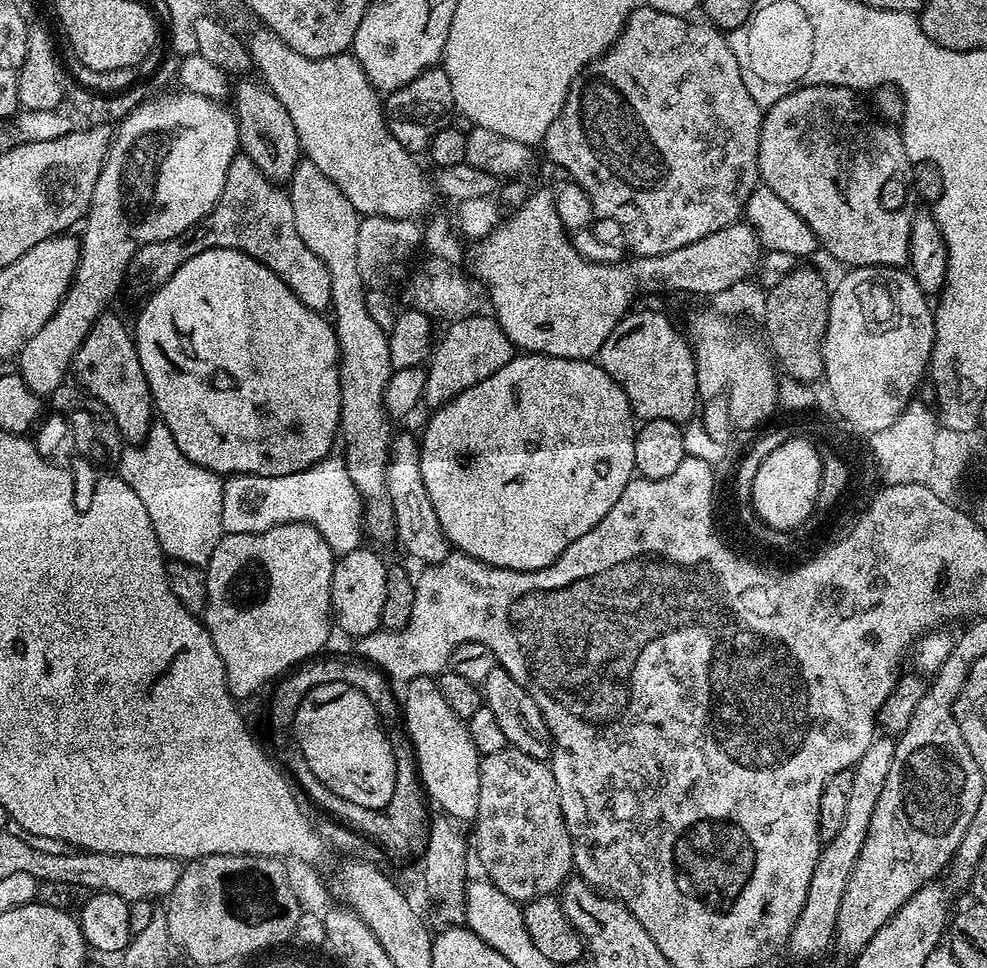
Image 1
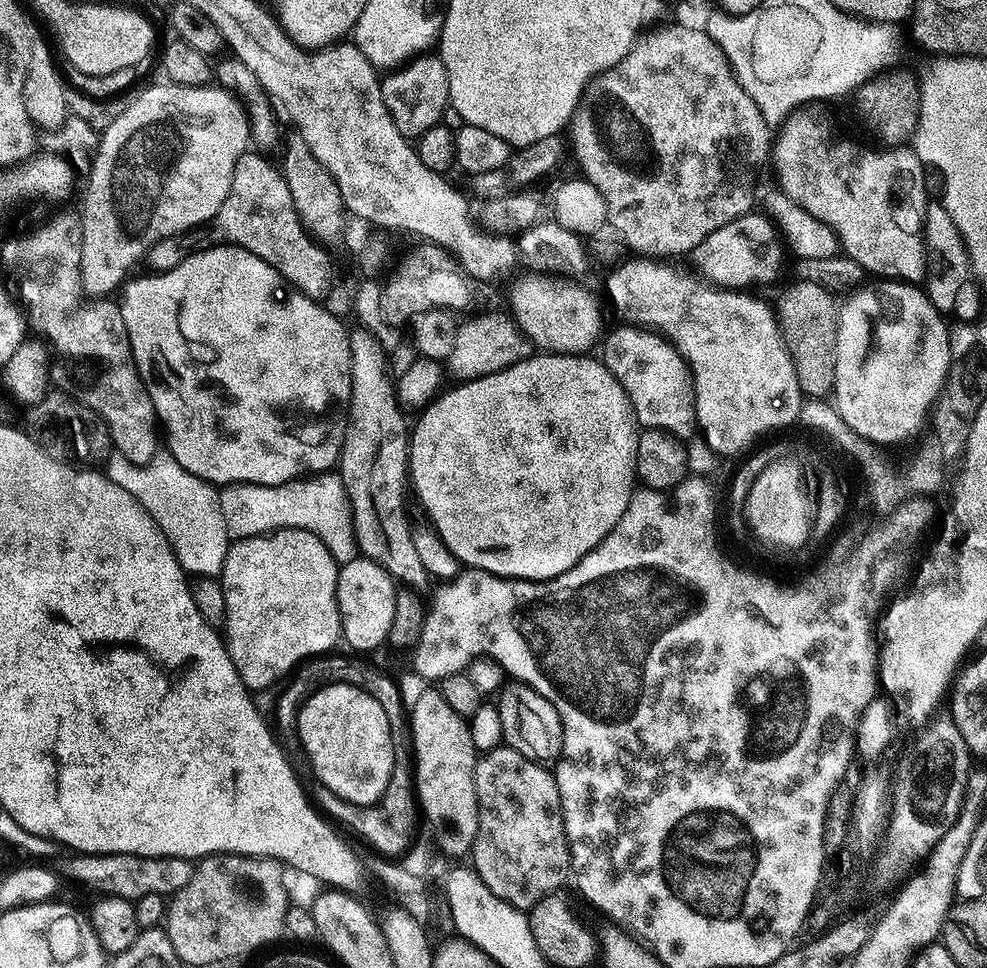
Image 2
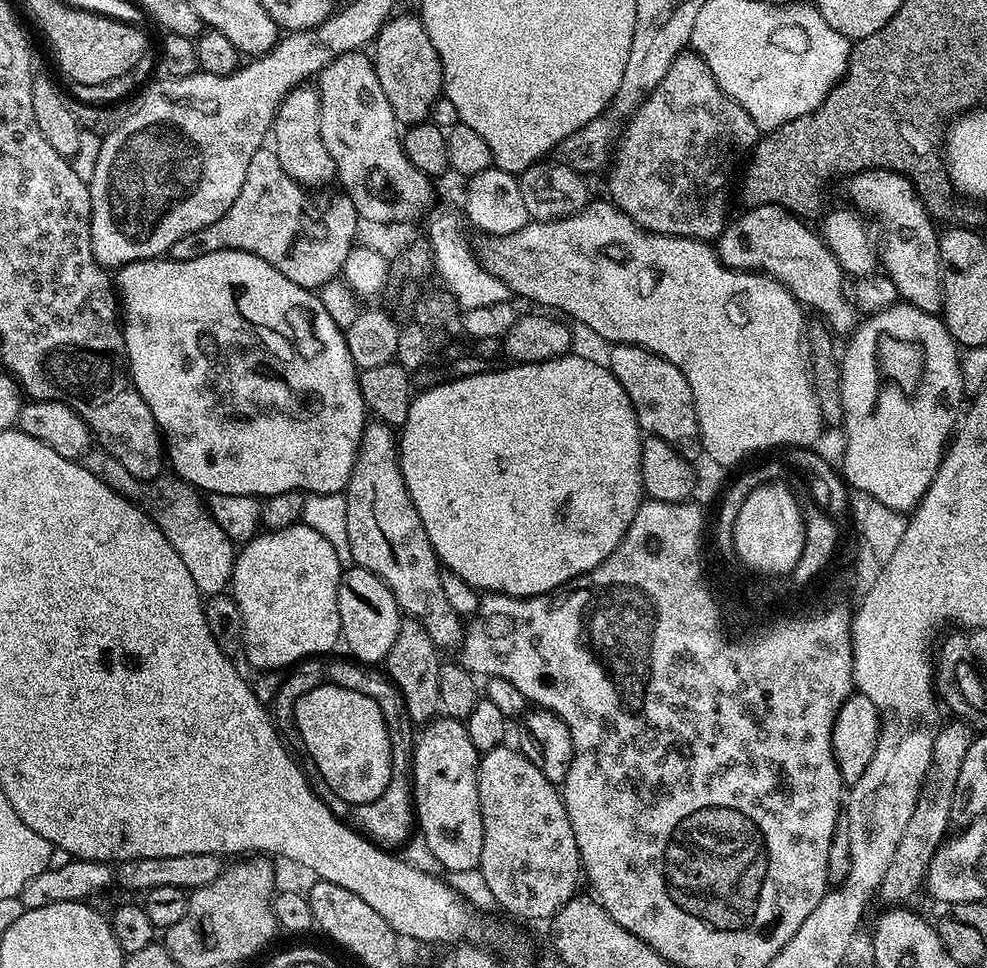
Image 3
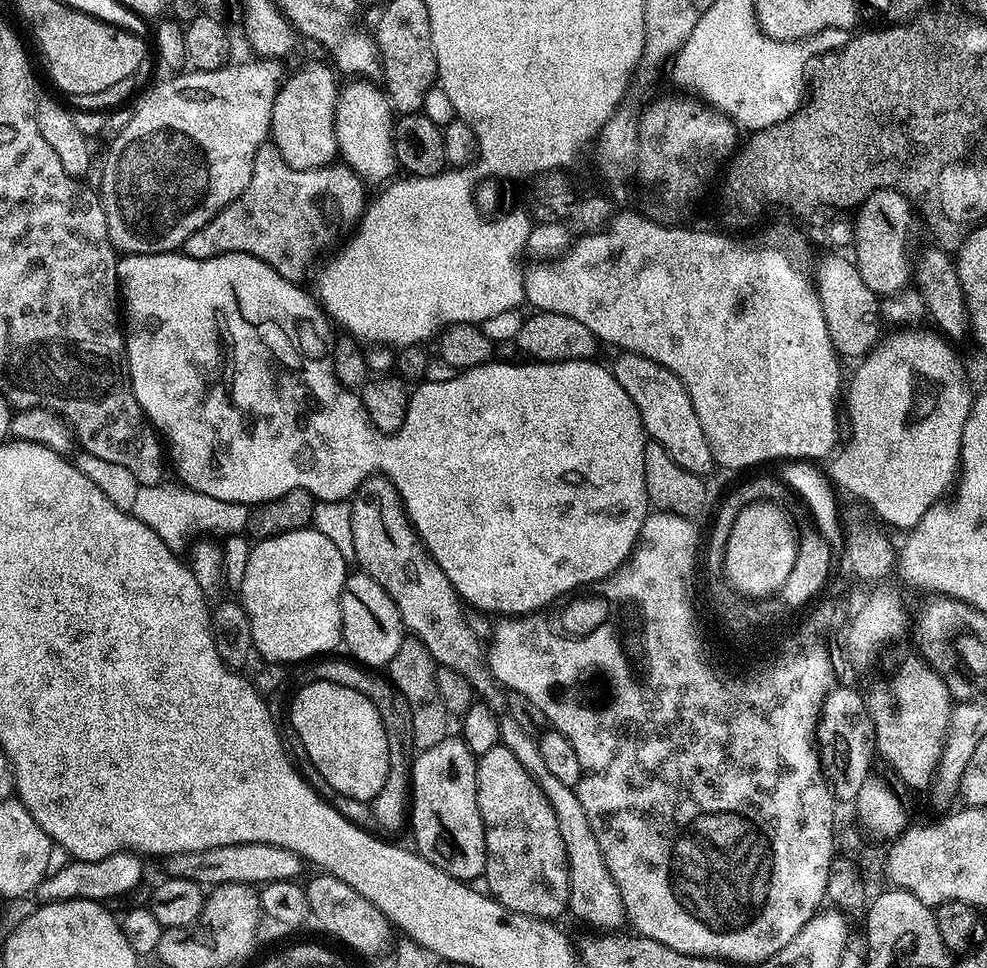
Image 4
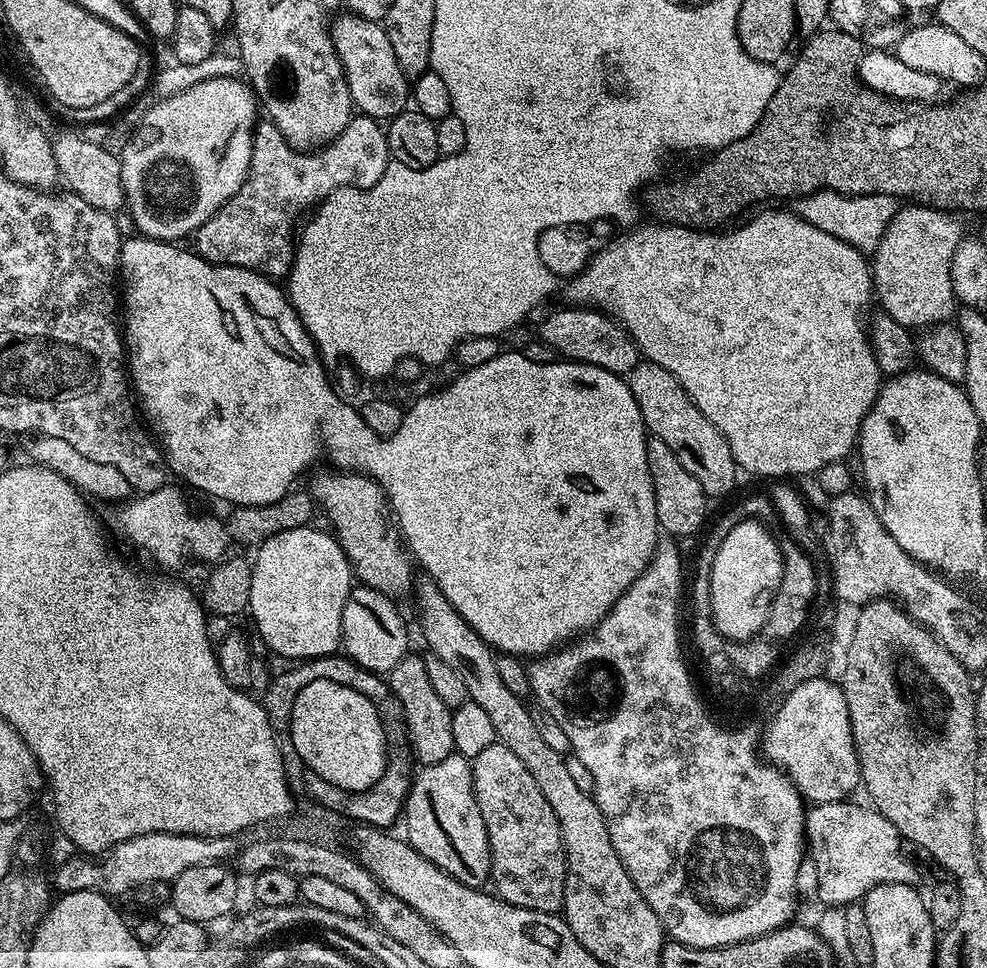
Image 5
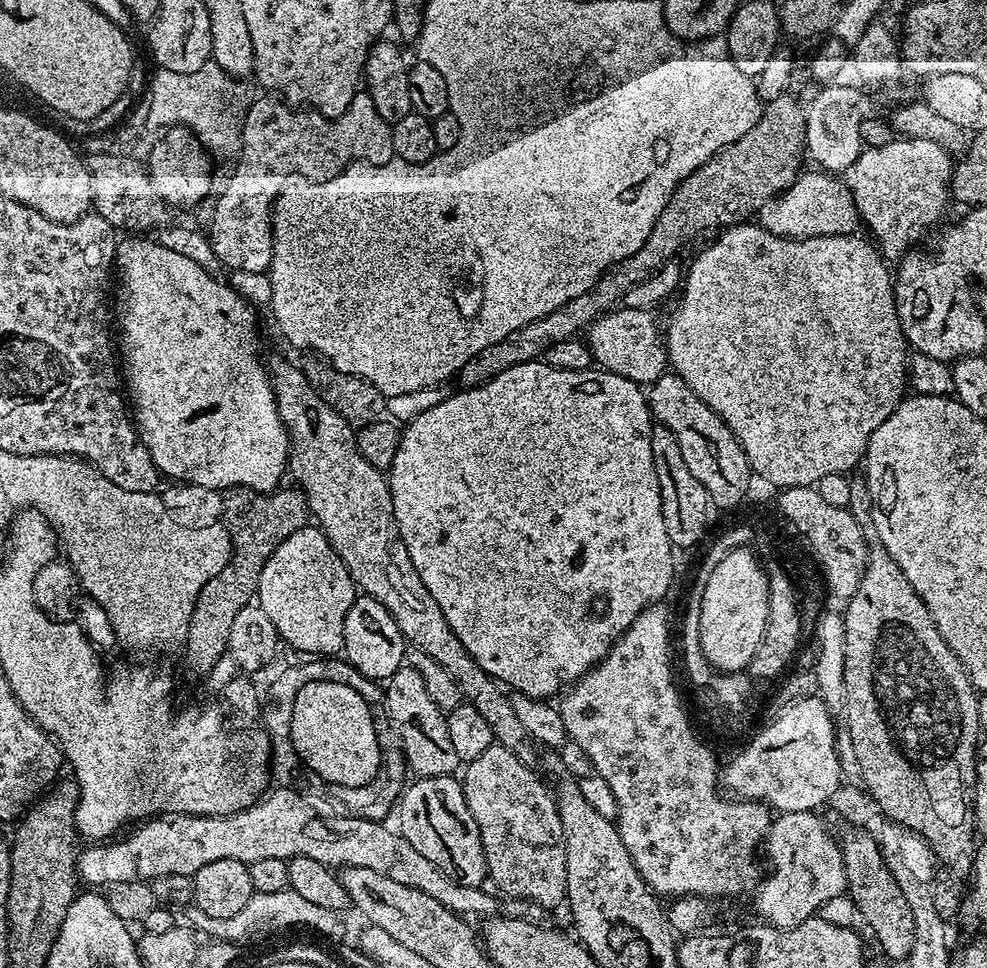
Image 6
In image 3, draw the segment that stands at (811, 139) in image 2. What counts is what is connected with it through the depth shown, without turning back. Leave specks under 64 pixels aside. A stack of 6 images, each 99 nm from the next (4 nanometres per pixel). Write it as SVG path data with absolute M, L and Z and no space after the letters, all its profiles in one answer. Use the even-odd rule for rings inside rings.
M873 168L857 172L855 176L847 181L847 184L848 196L853 200L851 203L861 213L869 212L876 219L877 226L880 227L878 260L888 279L892 280L894 286L899 290L901 299L912 304L915 308L921 308L924 312L939 313L944 307L944 285L940 267L940 237L938 228L935 228L937 225L934 223L933 217L928 215L928 210L921 202L920 195L916 193L912 181L900 172L894 172L886 168Z

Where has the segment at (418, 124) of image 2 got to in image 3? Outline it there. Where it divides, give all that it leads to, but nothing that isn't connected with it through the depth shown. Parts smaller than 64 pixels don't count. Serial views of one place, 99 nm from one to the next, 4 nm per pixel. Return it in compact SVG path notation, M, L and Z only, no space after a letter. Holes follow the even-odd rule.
M393 15L381 27L374 41L374 63L378 82L382 82L382 91L386 94L386 102L390 102L390 110L394 110L397 121L401 125L411 126L425 123L431 117L432 108L437 99L442 96L444 90L444 71L438 50L434 50L434 42L428 37L428 31L424 29L424 22L419 15L412 16Z

